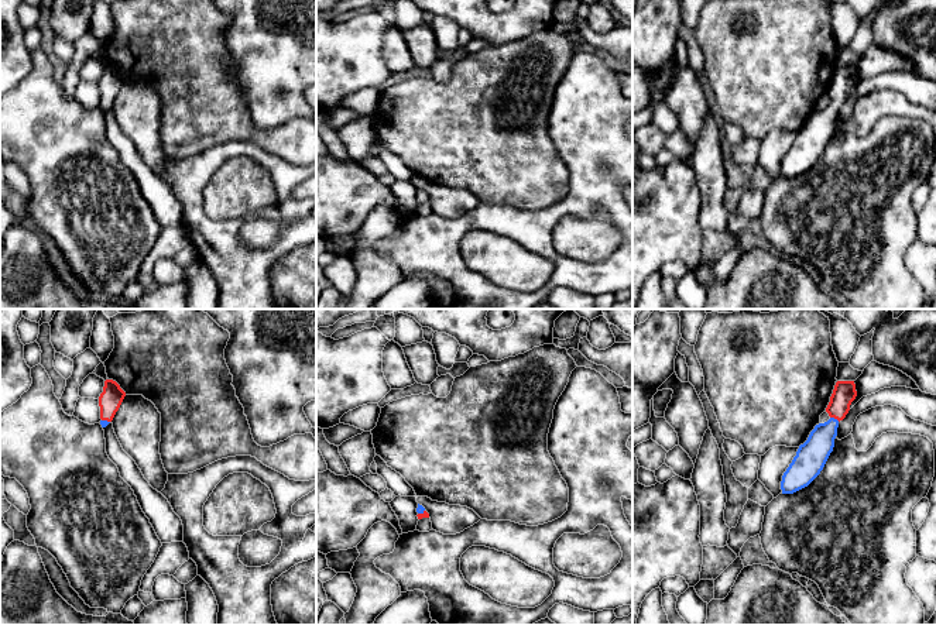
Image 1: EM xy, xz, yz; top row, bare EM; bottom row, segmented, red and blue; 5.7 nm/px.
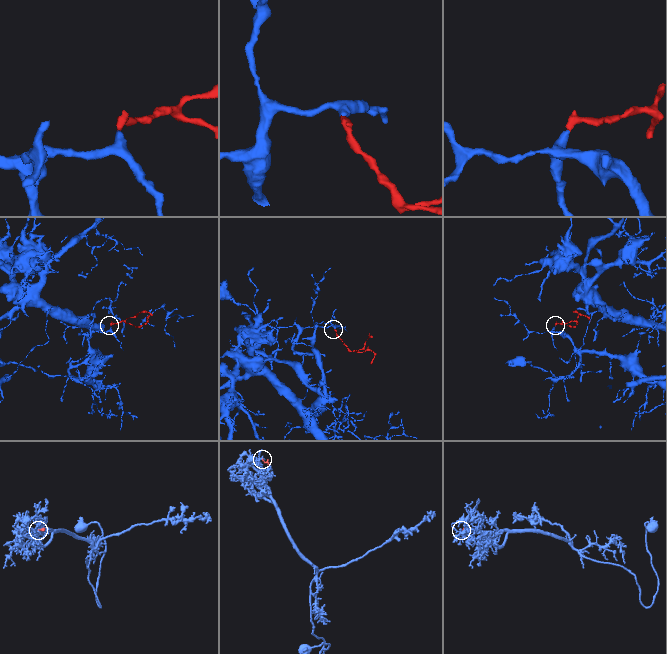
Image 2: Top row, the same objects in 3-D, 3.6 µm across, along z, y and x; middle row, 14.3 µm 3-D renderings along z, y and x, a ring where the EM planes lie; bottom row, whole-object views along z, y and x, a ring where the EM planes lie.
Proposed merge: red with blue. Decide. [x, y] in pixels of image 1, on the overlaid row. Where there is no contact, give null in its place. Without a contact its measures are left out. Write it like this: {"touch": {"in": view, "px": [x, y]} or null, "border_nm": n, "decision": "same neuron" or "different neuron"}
{"touch": {"in": "yz", "px": [835, 418]}, "border_nm": 60, "decision": "same neuron"}

